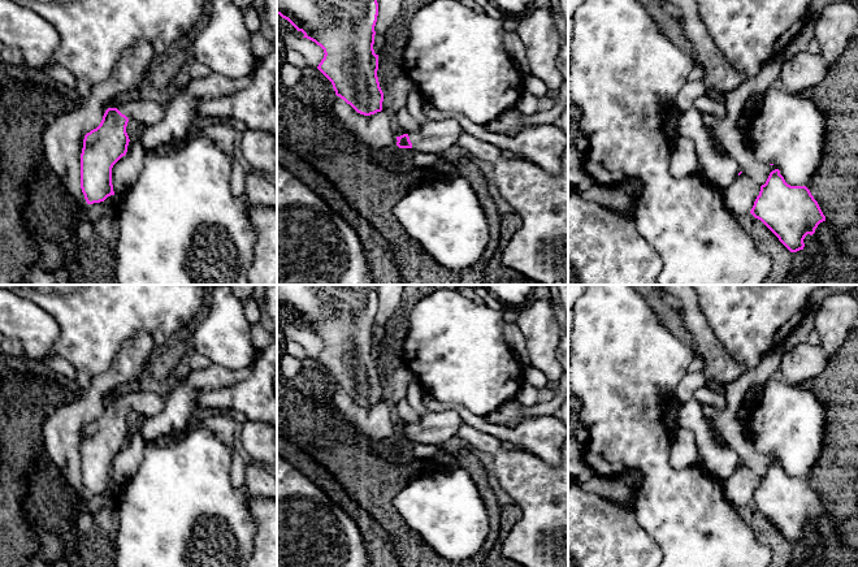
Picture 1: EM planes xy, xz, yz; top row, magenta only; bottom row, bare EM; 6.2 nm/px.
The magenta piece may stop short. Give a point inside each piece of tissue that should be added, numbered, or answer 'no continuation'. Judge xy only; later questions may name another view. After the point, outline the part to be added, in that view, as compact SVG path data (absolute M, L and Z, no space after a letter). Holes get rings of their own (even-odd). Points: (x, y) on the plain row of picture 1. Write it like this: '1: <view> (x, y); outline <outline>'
1: xy (146, 405); outline M139 390L125 394L117 401L140 419L150 419L164 410L166 395Z

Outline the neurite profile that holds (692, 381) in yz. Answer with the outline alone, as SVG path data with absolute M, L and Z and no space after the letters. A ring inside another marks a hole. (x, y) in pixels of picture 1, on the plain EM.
M689 371L684 378L679 382L676 388L676 395L681 402L688 402L693 399L694 393L706 386L707 377L705 376L703 371L692 372Z

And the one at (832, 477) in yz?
M858 320L845 343L828 356L826 369L801 385L816 395L826 411L823 447L809 481L832 516L841 542L858 550L858 506L854 486L858 469Z

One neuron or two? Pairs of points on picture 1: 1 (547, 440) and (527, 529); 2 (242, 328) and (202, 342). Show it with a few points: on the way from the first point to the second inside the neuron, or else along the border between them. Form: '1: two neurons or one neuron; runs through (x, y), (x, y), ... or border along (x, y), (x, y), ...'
1: two neurons; border along (524, 449), (554, 466)
2: one neuron; runs through (232, 329), (221, 337), (212, 338)

